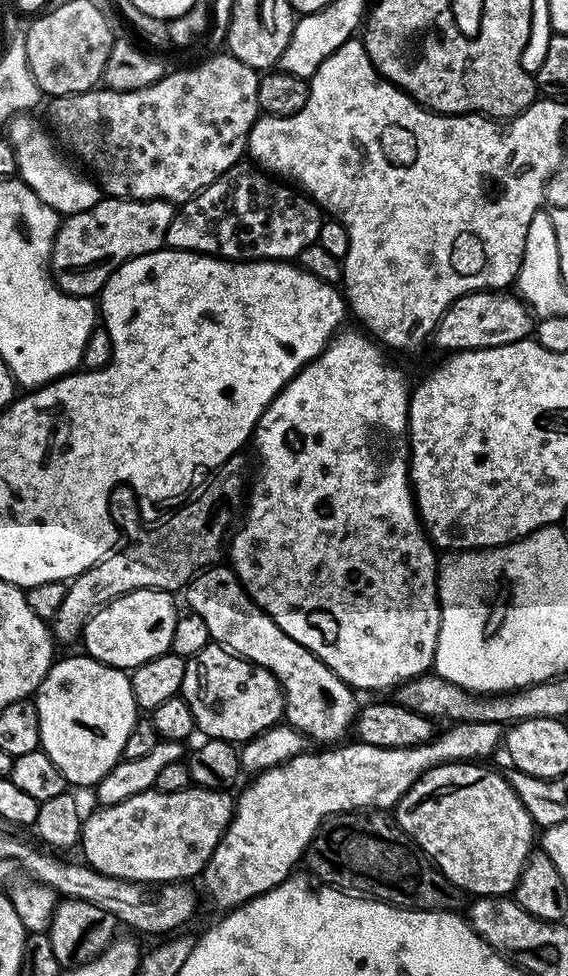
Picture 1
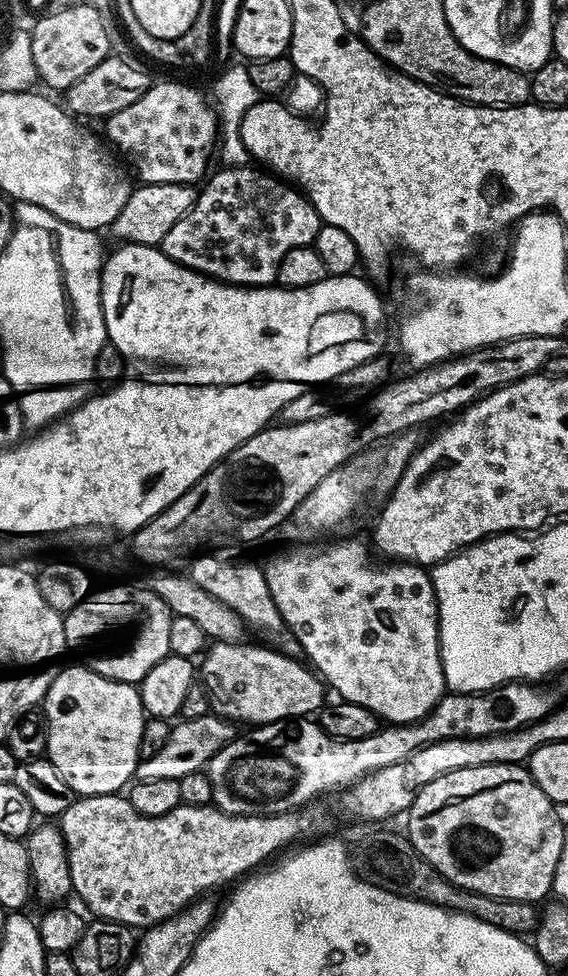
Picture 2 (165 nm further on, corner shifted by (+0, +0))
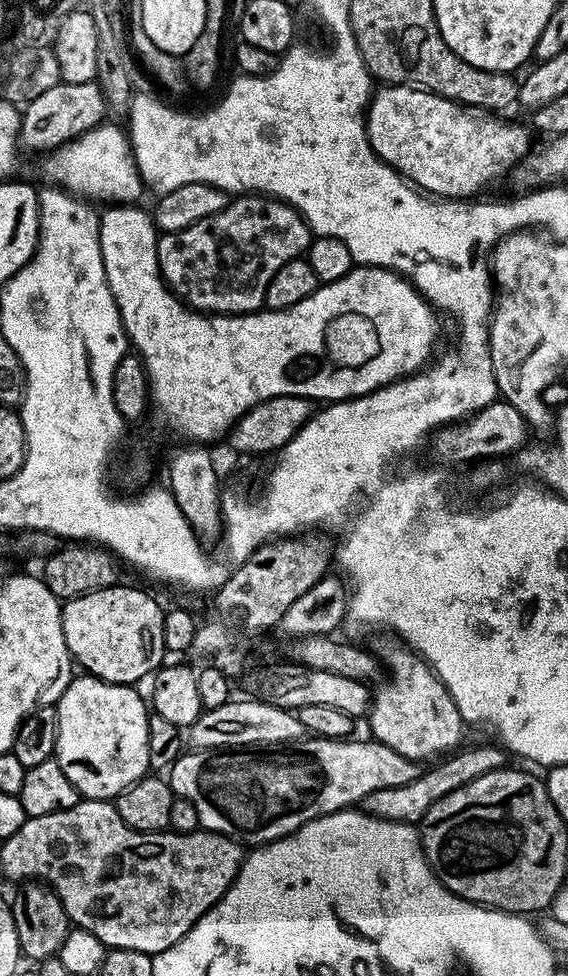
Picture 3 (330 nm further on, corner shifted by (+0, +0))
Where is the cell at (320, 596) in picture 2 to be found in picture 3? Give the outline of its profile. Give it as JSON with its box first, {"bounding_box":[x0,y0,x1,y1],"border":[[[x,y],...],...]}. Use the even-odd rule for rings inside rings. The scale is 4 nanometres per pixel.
{"bounding_box":[366,643,466,762],"border":[[[395,643],[382,655],[386,676],[392,679],[392,684],[381,683],[381,688],[375,689],[371,709],[366,716],[366,721],[372,727],[371,735],[381,744],[390,746],[390,750],[398,750],[398,754],[421,762],[459,749],[466,722],[460,716],[454,698],[423,658],[403,643]]]}

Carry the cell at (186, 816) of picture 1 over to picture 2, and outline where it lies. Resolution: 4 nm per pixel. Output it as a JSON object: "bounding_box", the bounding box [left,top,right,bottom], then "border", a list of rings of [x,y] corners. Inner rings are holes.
{"bounding_box":[58,794,333,930],"border":[[[124,794],[79,797],[58,818],[58,827],[68,851],[75,899],[80,899],[93,912],[93,917],[126,924],[133,930],[151,928],[154,924],[177,916],[192,901],[211,893],[208,892],[211,888],[220,888],[231,880],[239,881],[247,877],[263,865],[260,864],[263,860],[271,861],[271,856],[279,848],[286,847],[294,840],[321,837],[329,833],[326,831],[333,824],[333,816],[320,802],[277,816],[231,816],[212,804],[190,806],[180,803],[177,808],[170,810],[170,814],[146,818],[138,814],[134,806],[130,806]]]}

